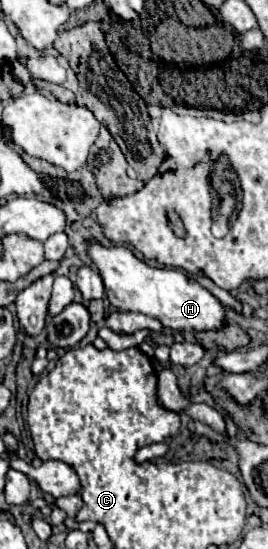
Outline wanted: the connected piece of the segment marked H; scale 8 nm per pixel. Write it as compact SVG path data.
M92 243L88 253L100 269L108 301L120 311L150 315L172 331L218 331L226 325L226 307L188 273L180 269L150 267L126 247Z

